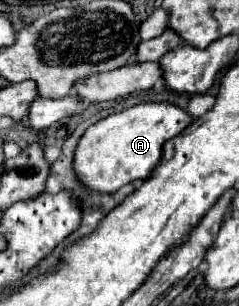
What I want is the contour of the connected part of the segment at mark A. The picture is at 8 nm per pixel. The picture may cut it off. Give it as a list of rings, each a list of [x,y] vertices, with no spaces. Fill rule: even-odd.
[[[146,101],[122,109],[120,113],[112,113],[106,119],[88,127],[82,135],[74,155],[76,177],[86,187],[100,193],[114,193],[126,183],[146,179],[160,163],[164,143],[180,135],[192,121],[194,117],[188,111],[164,101]]]

